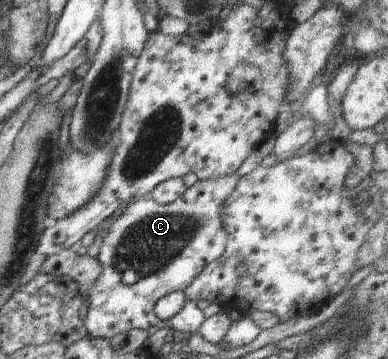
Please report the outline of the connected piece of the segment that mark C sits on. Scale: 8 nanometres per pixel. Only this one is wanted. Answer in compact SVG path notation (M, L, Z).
M239 175L198 180L169 204L159 204L151 198L140 198L127 205L109 227L97 256L101 274L89 293L90 305L84 320L88 335L110 341L116 335L133 329L170 327L187 337L197 333L209 312L188 301L173 317L161 320L155 313L155 303L172 292L183 292L205 265L220 259L227 242L222 223L222 206L236 189Z

